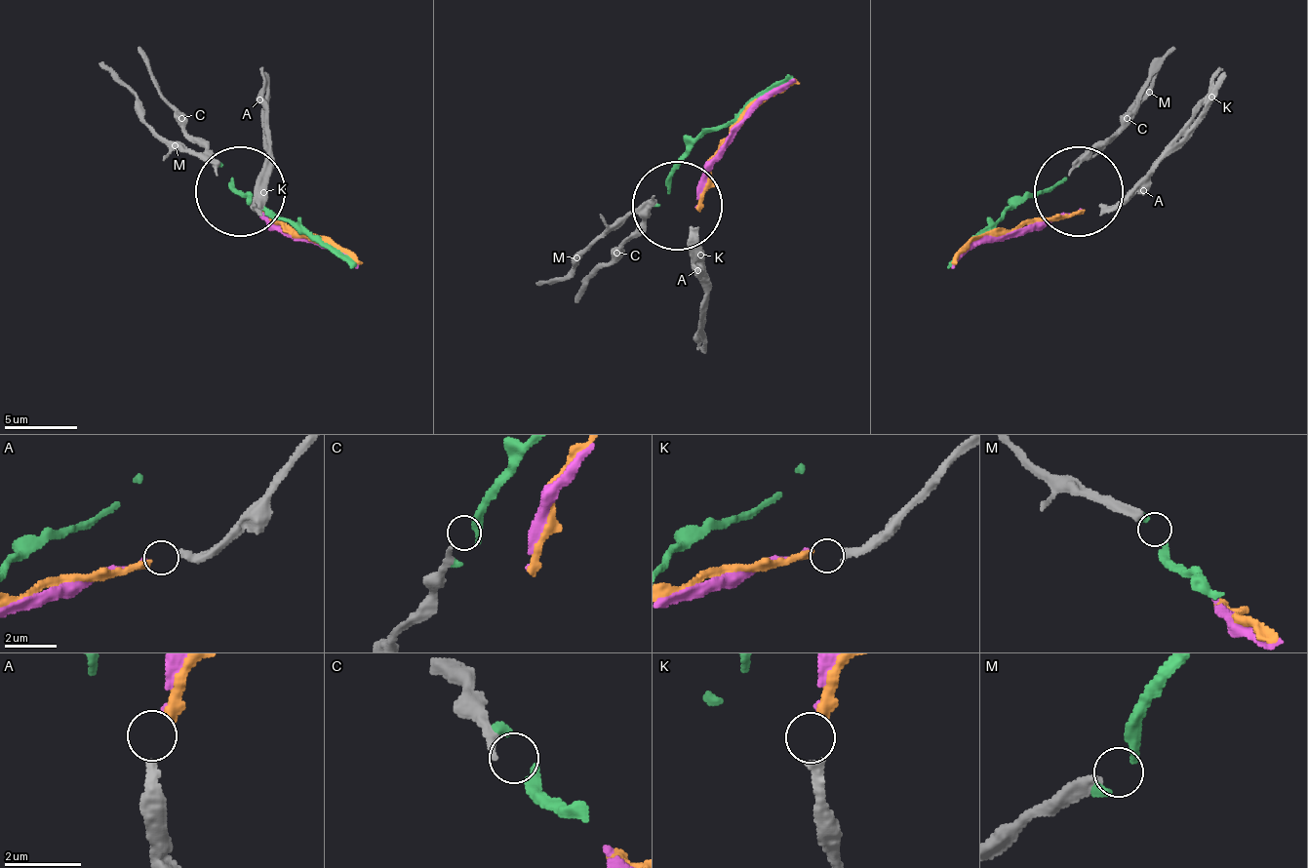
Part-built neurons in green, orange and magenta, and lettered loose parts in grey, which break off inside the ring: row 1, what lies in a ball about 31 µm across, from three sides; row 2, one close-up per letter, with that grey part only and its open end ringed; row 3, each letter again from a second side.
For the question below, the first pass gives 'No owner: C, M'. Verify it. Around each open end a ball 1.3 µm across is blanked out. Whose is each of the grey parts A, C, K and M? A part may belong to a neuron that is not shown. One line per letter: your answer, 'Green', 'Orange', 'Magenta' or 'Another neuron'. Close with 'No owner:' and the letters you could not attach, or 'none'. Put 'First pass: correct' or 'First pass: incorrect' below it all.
A: Magenta
C: Another neuron
K: Orange
M: Another neuron
No owner: C, M
First pass: correct

